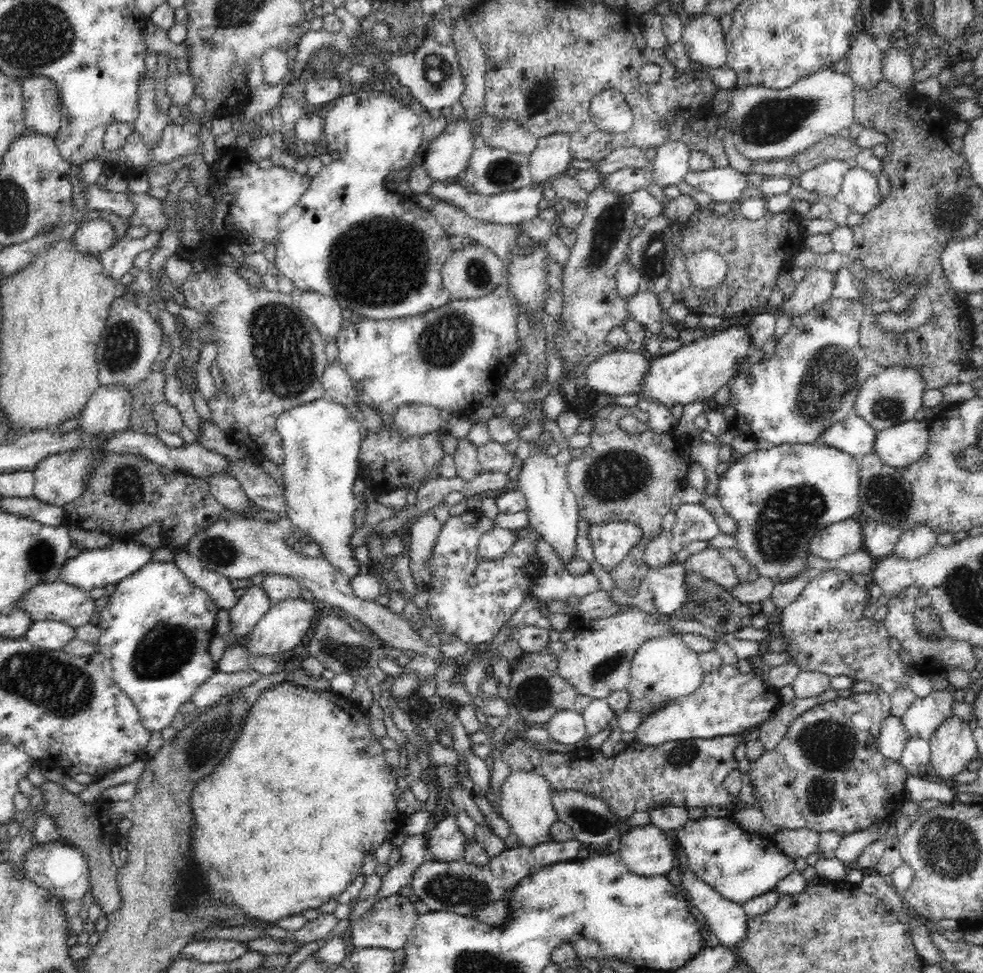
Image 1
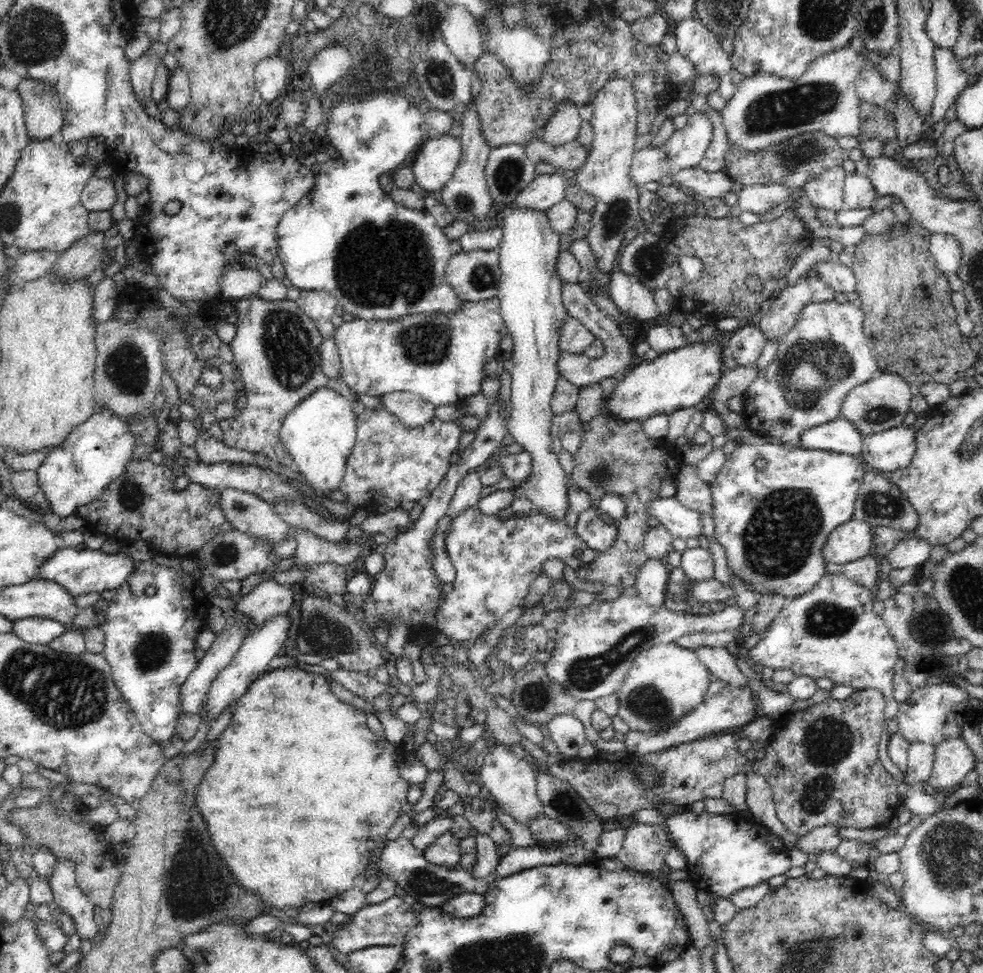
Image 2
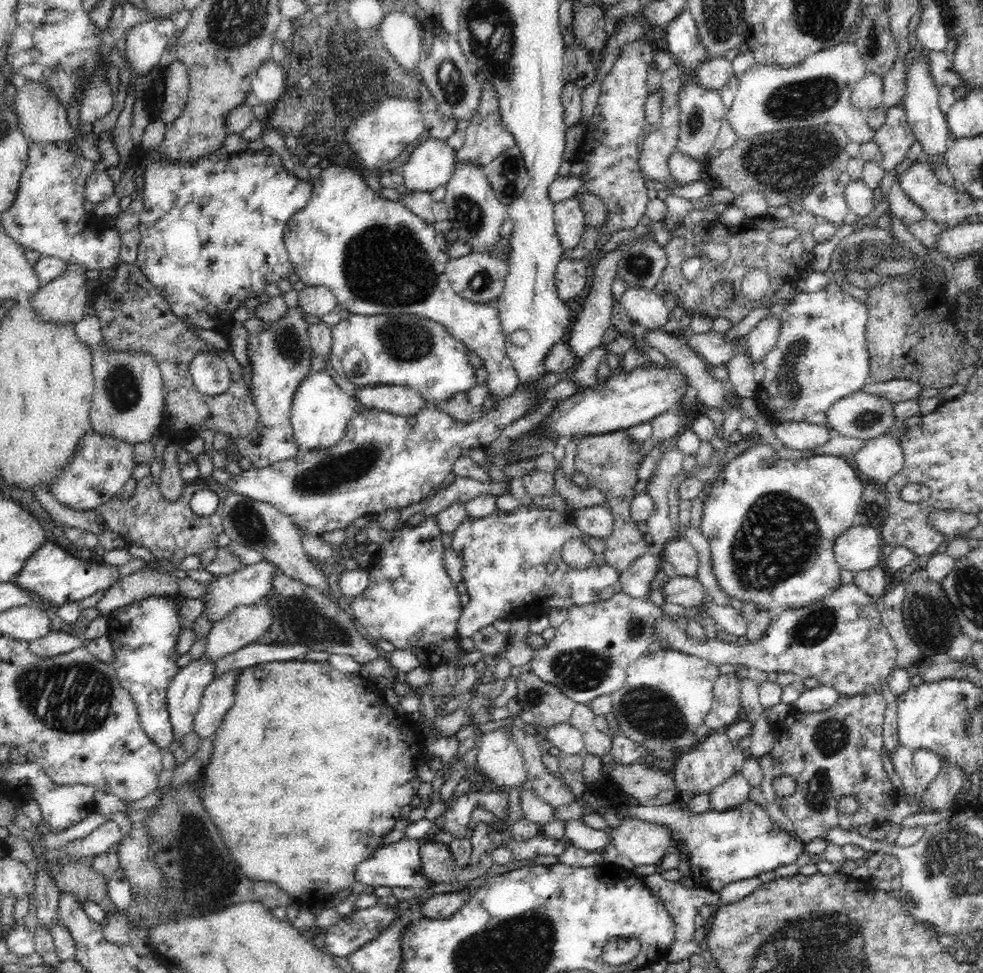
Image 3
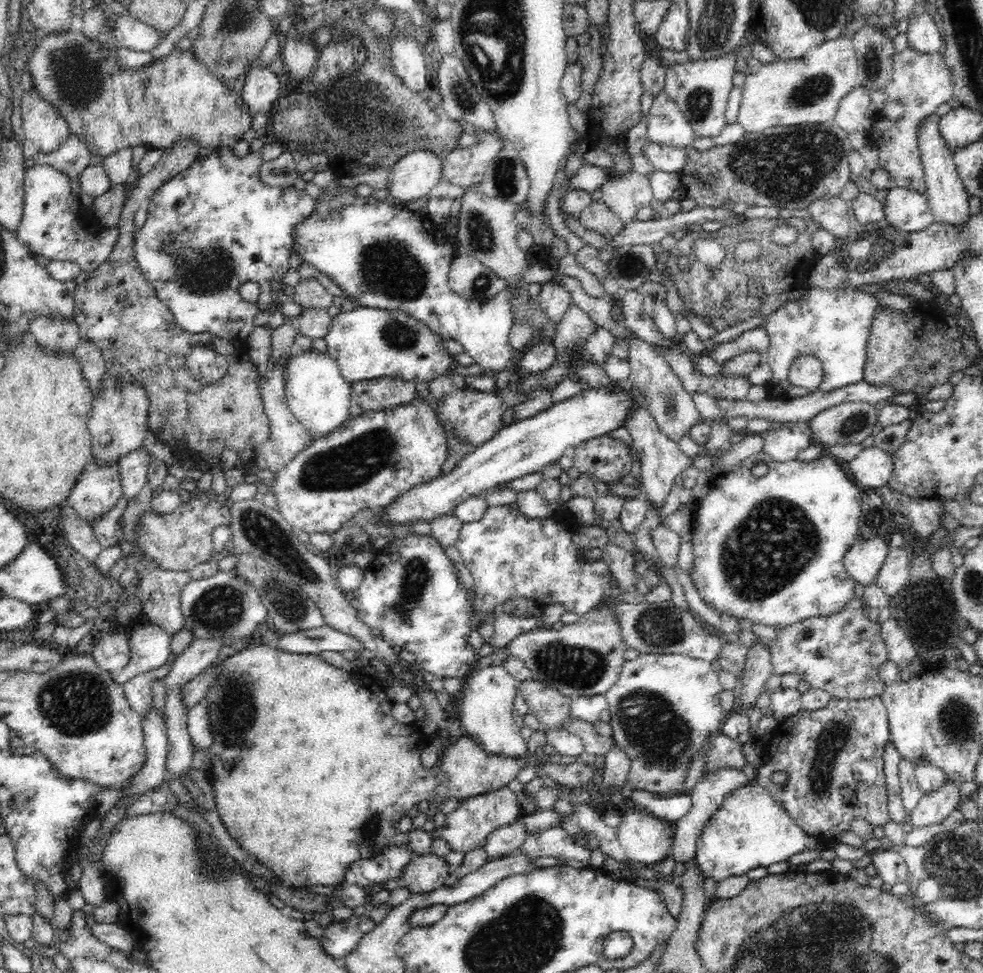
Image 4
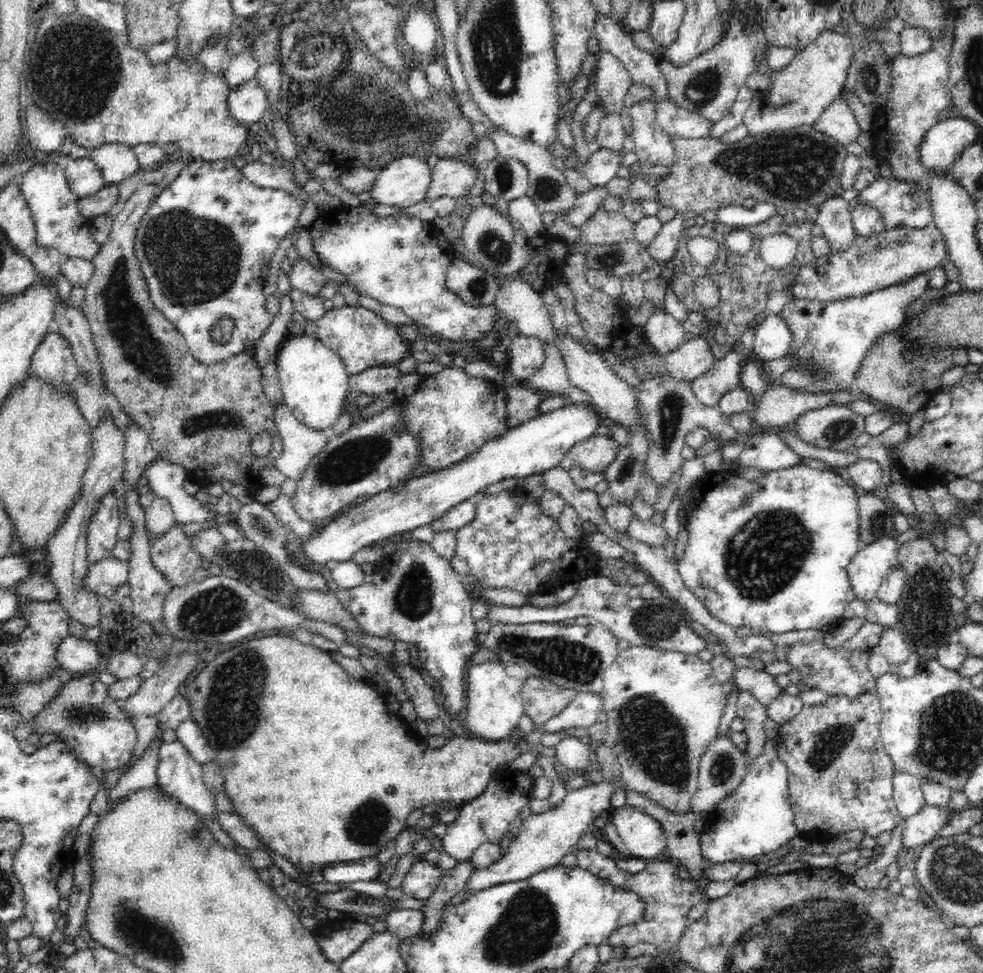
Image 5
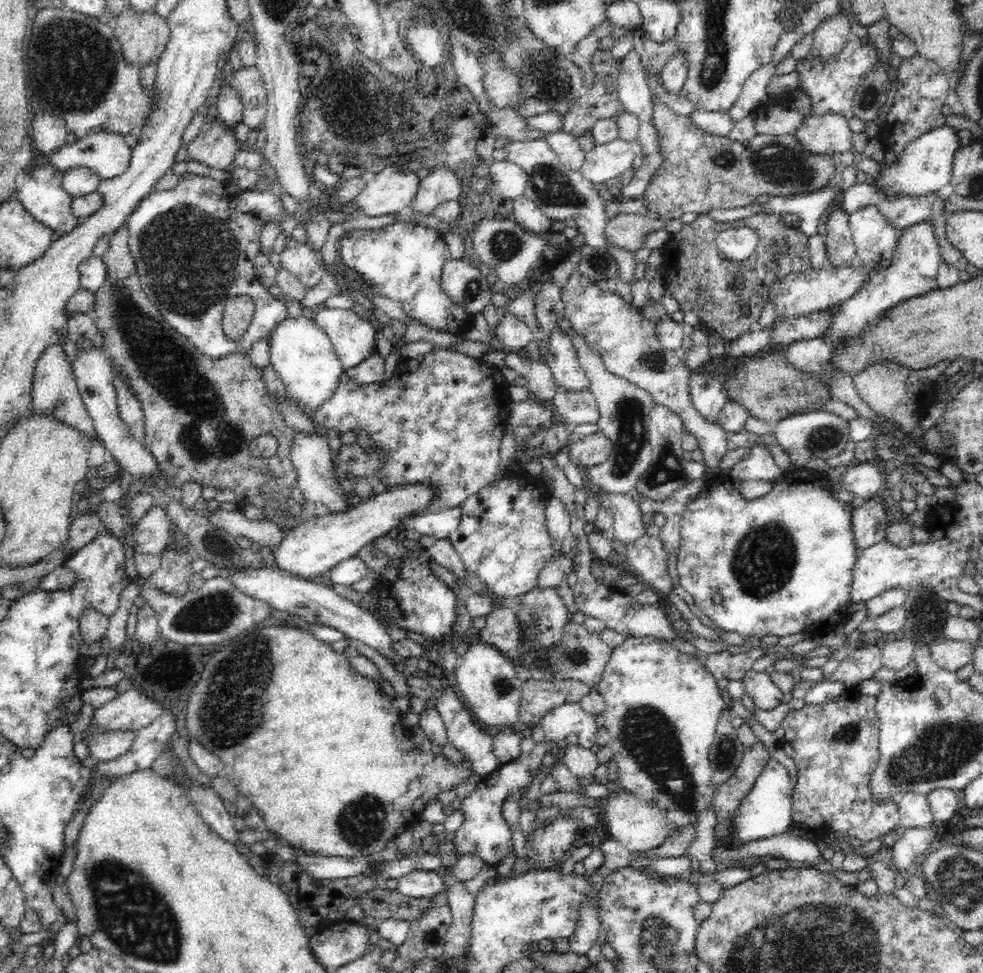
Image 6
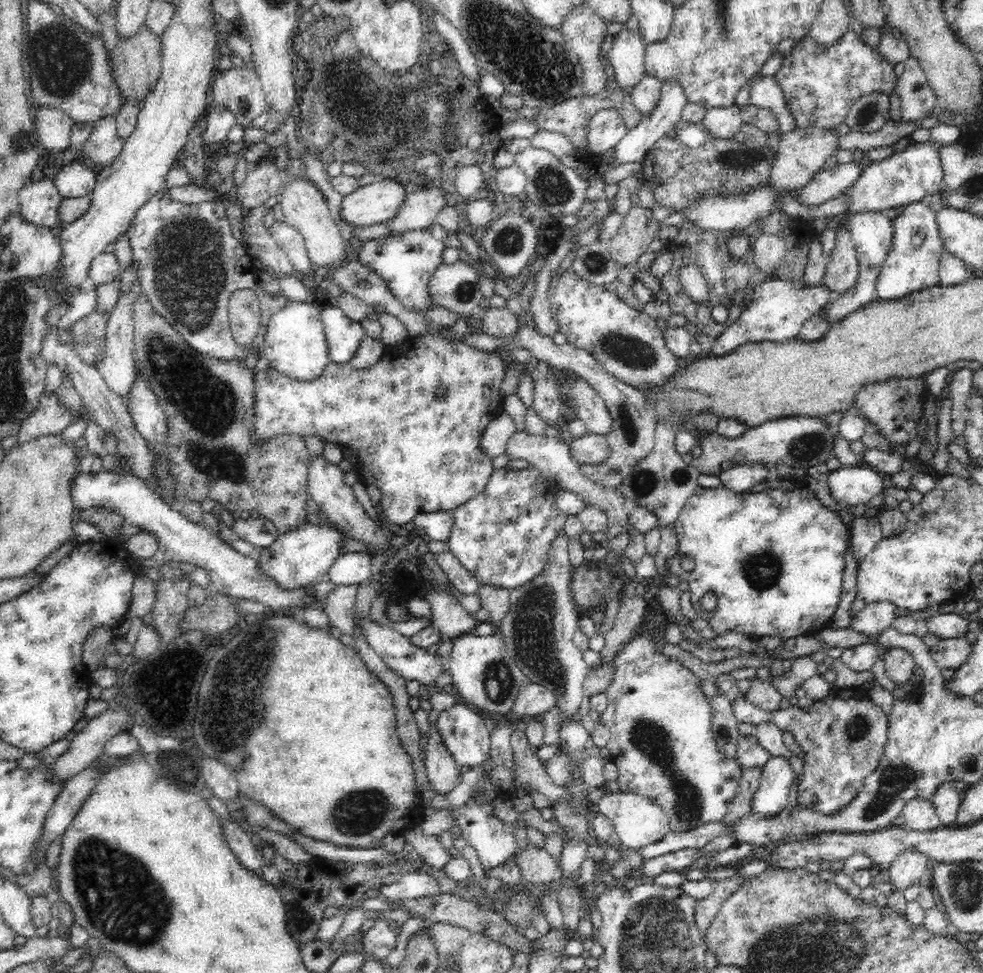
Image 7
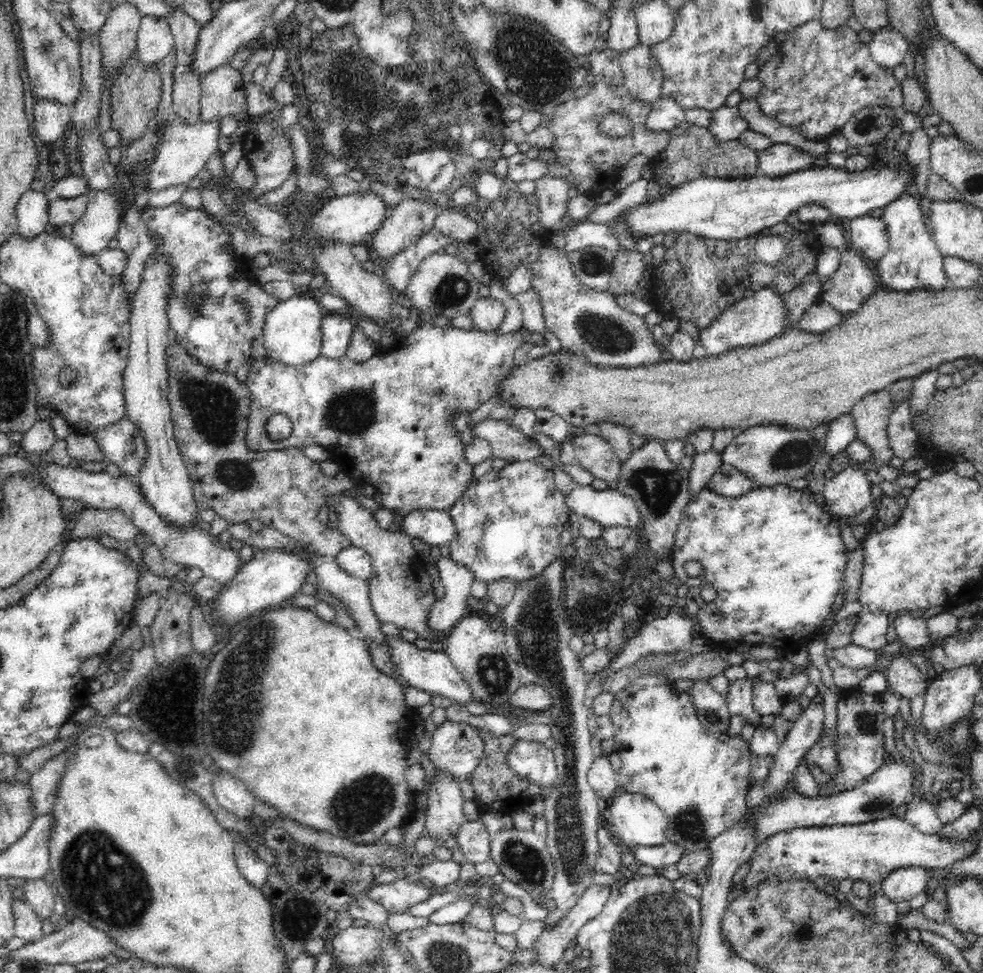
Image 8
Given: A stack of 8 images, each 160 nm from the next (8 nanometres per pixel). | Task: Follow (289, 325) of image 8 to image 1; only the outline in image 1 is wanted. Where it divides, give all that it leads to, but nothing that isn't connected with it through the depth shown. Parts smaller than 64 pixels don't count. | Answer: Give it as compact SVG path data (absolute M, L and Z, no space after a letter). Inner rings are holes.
M324 398L316 400L309 404L304 404L298 407L286 409L277 418L277 431L282 439L283 452L286 452L286 460L284 460L284 490L282 490L283 500L285 500L285 507L283 510L283 518L286 518L290 522L291 526L298 528L299 530L306 531L306 534L310 535L310 538L320 545L323 552L322 558L326 559L326 562L330 563L330 566L334 566L335 570L338 570L339 574L346 575L346 578L353 579L358 575L359 567L358 563L354 560L354 549L348 545L350 537L356 531L354 528L354 508L356 508L356 495L352 494L352 484L354 480L359 478L359 468L357 467L357 458L361 451L362 433L360 433L361 423L352 418L350 409L330 402Z

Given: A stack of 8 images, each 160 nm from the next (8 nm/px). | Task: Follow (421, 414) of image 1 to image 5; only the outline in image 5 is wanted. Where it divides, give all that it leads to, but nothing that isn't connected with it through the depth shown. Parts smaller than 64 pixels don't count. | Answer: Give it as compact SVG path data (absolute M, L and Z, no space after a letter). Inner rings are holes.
M372 367L362 374L349 376L349 392L373 396L375 401L384 392L394 391L401 375L398 368Z

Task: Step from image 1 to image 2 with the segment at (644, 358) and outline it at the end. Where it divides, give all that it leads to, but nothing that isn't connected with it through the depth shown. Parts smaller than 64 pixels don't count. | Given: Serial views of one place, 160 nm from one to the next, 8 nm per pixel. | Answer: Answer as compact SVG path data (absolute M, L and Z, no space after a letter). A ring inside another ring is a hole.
M562 282L562 300L564 307L568 309L568 314L577 318L592 334L596 335L604 343L605 351L601 357L591 359L584 354L573 356L570 353L560 351L556 362L559 376L581 389L591 384L600 383L604 378L616 378L616 382L618 382L626 372L638 364L638 359L633 356L631 349L634 341L622 334L618 323L610 315L602 312L596 304L591 303L582 288L577 284Z

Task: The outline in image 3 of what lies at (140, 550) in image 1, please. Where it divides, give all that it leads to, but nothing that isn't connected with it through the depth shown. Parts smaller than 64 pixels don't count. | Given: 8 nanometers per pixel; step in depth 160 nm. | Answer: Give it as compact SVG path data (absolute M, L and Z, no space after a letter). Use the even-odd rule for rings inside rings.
M48 542L26 562L13 583L20 590L32 594L32 597L38 597L40 601L59 608L66 603L92 596L98 590L107 591L118 582L119 578L118 569L108 562L82 560L77 556L72 556L60 545Z

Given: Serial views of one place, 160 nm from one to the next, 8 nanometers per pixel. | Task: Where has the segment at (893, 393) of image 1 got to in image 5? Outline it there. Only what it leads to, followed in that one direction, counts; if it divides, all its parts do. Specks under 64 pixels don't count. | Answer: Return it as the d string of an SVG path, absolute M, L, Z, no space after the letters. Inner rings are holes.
M831 405L804 412L789 429L816 448L846 451L865 432L865 418L846 406Z

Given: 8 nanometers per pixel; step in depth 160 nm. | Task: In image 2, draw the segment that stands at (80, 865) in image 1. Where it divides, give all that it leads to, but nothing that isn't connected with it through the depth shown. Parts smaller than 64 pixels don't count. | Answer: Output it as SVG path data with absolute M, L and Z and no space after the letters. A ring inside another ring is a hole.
M58 857L49 873L48 882L53 900L67 916L71 916L75 933L81 940L96 941L102 927L94 921L95 905L78 888L76 861L72 857Z

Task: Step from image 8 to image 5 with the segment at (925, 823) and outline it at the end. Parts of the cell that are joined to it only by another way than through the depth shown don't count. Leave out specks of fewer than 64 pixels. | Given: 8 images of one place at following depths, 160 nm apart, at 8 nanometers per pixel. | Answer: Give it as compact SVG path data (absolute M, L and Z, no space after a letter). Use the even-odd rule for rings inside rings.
M895 772L893 785L893 798L901 818L910 818L927 805L924 793L922 793L921 779L918 776L905 772Z

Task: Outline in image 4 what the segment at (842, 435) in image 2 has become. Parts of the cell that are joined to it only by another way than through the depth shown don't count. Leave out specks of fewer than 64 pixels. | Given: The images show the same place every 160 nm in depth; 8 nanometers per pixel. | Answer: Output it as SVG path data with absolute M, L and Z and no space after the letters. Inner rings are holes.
M784 423L762 434L763 451L776 461L793 461L798 453L812 444L812 431L808 424Z

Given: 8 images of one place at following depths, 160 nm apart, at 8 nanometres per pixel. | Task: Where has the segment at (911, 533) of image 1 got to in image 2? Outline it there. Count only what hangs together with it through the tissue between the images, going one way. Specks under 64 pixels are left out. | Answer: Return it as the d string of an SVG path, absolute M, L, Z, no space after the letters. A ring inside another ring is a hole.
M909 538L898 542L886 555L890 566L894 569L912 568L929 560L932 546L921 538Z

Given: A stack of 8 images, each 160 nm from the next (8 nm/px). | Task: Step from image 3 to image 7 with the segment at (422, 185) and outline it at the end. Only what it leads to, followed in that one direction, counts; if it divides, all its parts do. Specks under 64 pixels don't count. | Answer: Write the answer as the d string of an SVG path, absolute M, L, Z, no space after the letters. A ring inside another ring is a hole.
M394 180L373 182L343 198L340 218L352 226L372 226L390 220L405 203L406 192Z

